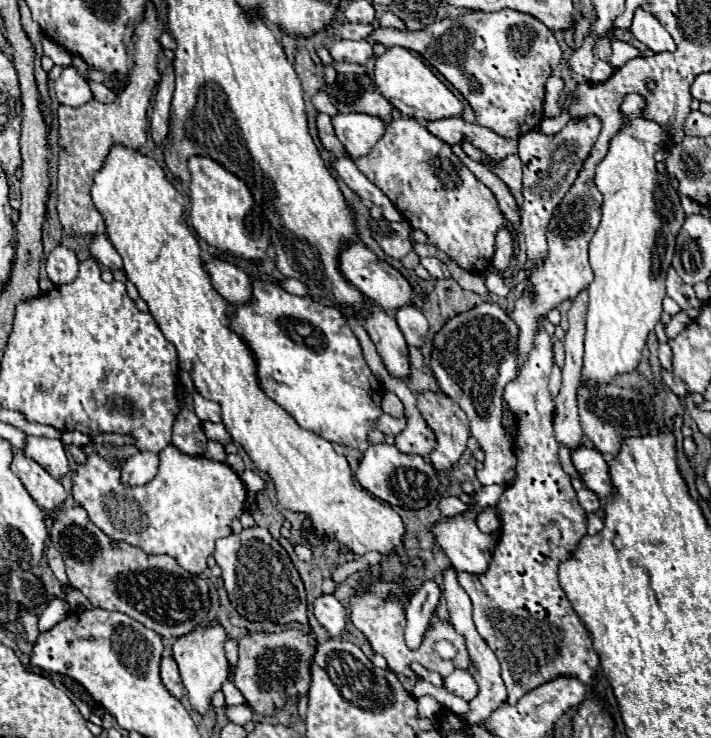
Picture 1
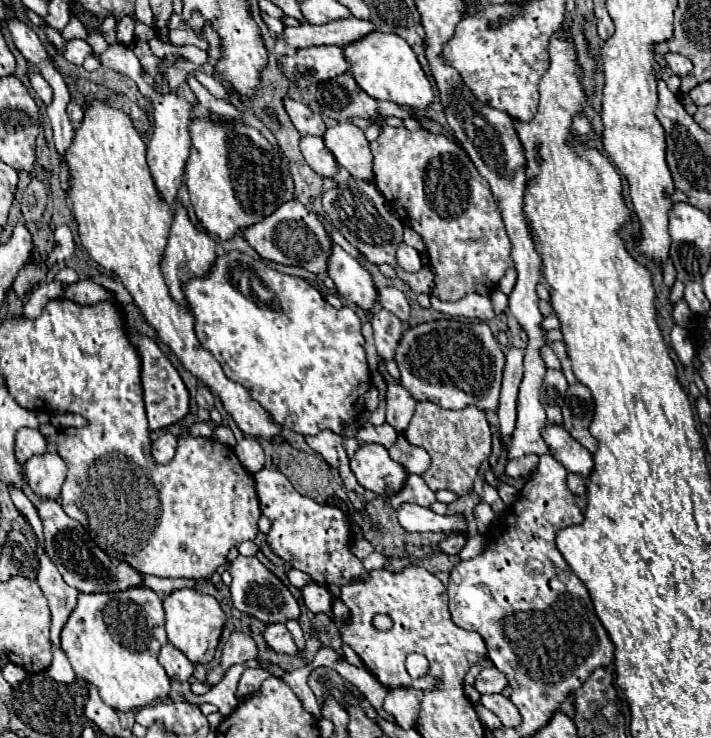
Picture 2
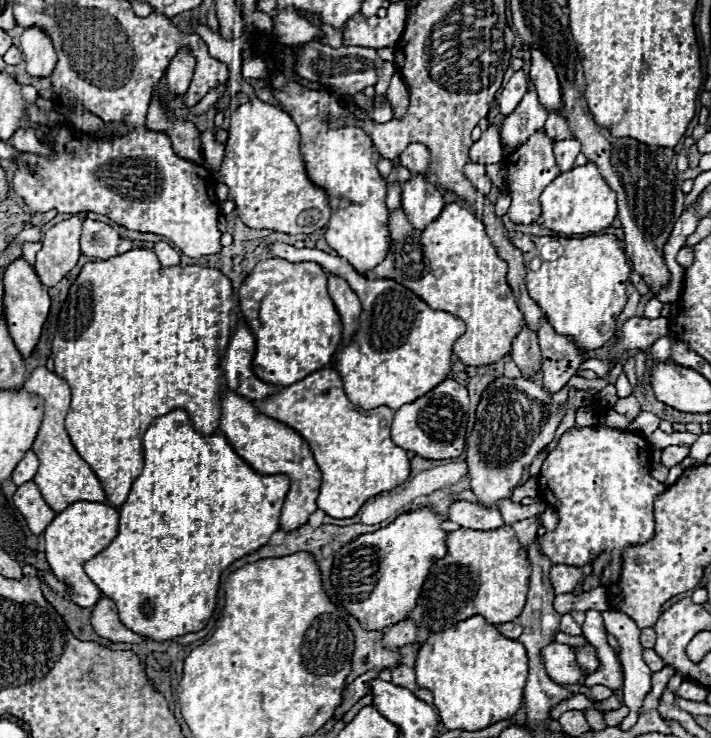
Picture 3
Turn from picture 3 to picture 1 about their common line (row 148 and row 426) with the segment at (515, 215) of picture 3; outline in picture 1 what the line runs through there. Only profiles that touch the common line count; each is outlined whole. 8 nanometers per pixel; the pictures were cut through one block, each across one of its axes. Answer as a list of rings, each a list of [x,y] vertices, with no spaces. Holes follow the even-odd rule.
[[[538,326],[532,350],[520,370],[520,376],[504,388],[504,400],[516,416],[516,476],[512,486],[504,490],[496,504],[502,520],[502,536],[484,576],[458,572],[460,586],[468,592],[474,606],[474,624],[502,664],[502,680],[508,688],[508,700],[518,700],[524,692],[530,692],[536,684],[544,684],[544,680],[552,680],[552,676],[560,676],[560,672],[572,672],[572,676],[580,676],[584,684],[592,684],[592,678],[600,666],[588,628],[568,604],[568,598],[558,582],[558,566],[574,554],[578,542],[586,534],[586,512],[580,508],[570,476],[562,470],[558,460],[558,442],[552,428],[554,400],[548,392],[548,376],[552,366],[554,350],[550,334],[544,326]]]

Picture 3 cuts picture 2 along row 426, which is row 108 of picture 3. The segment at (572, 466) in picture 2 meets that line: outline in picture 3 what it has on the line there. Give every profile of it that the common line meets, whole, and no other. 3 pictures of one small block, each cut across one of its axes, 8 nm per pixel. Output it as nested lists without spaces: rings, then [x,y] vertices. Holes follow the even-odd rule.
[[[536,48],[530,50],[532,52],[532,68],[530,68],[530,80],[538,92],[540,104],[546,110],[554,110],[560,112],[564,108],[562,96],[560,96],[560,82],[556,76],[556,70],[552,66],[552,62]]]

